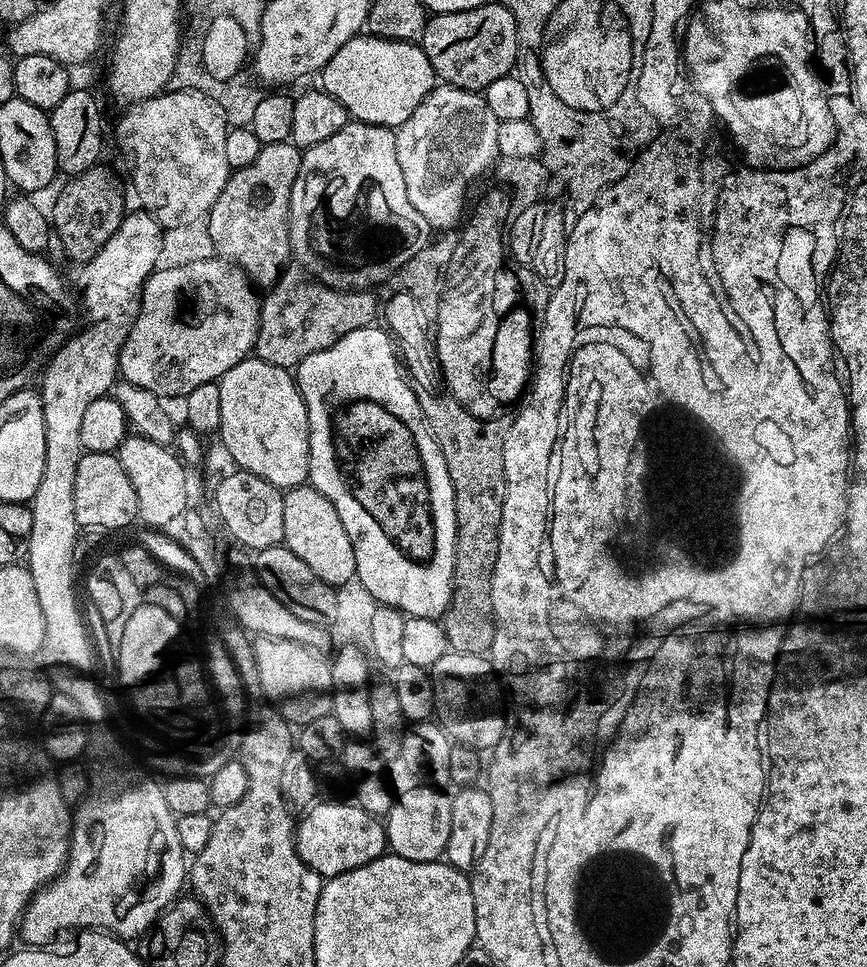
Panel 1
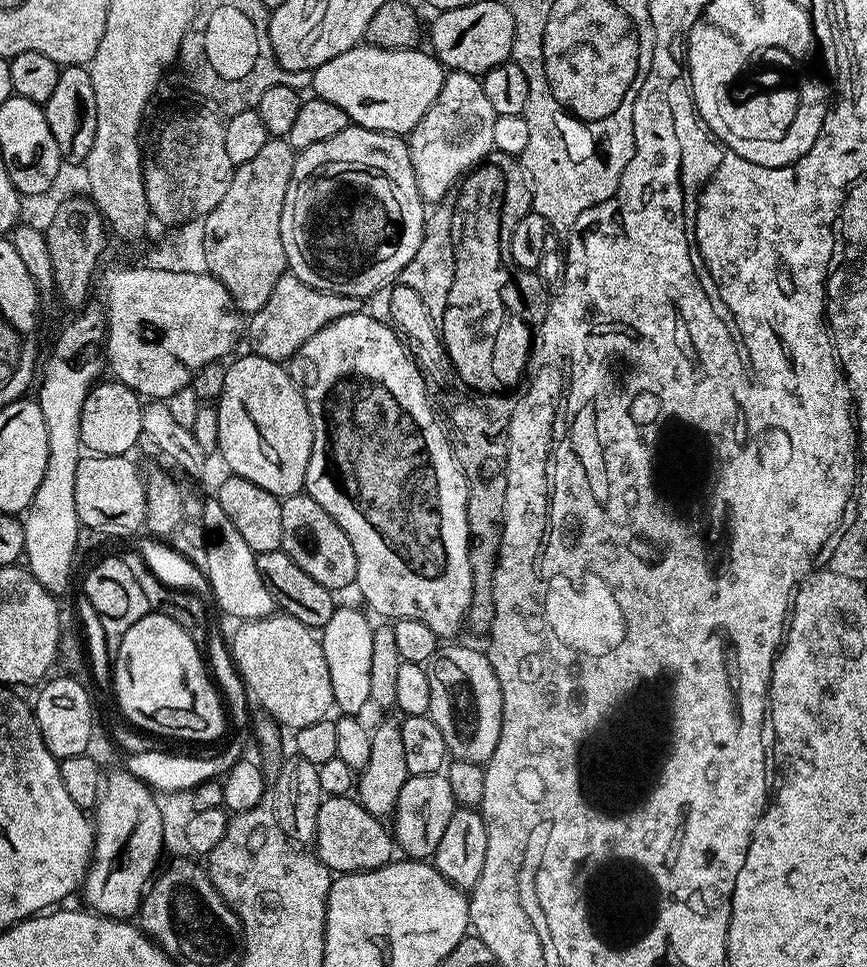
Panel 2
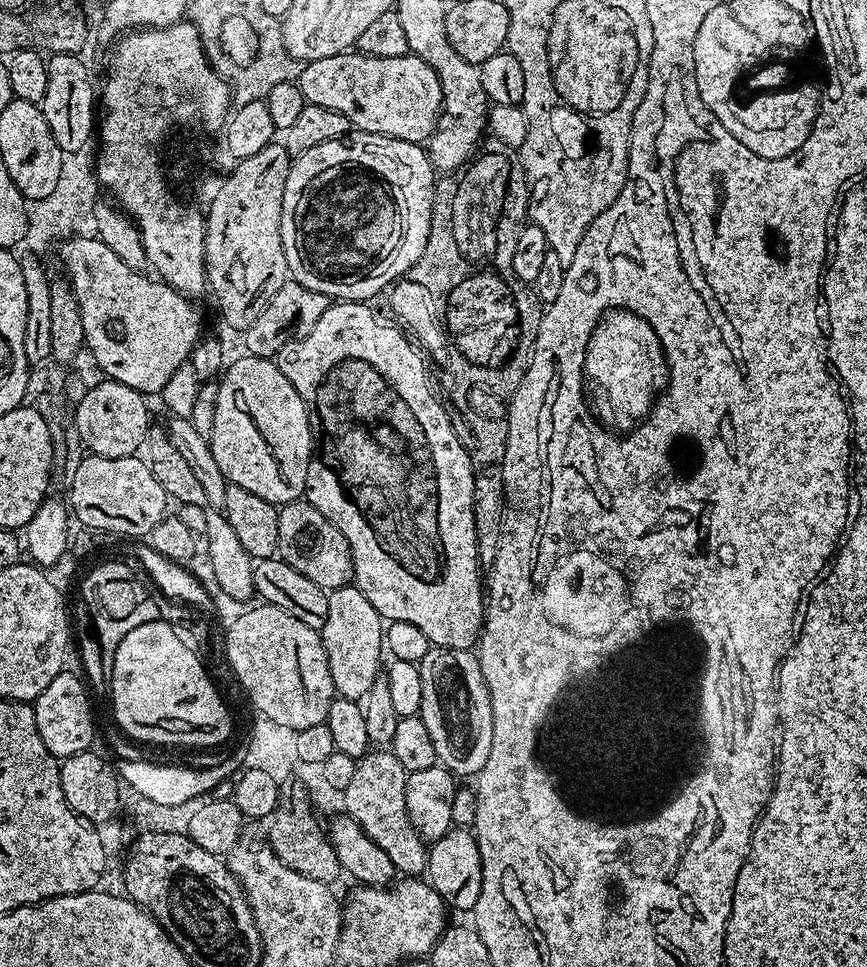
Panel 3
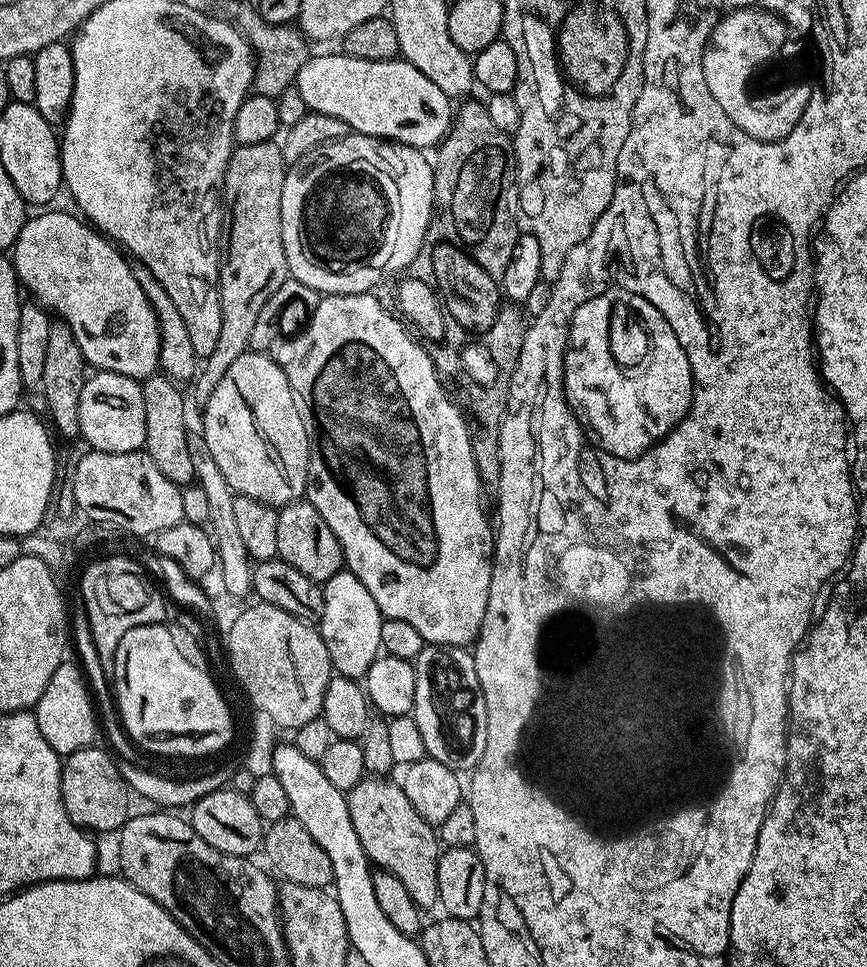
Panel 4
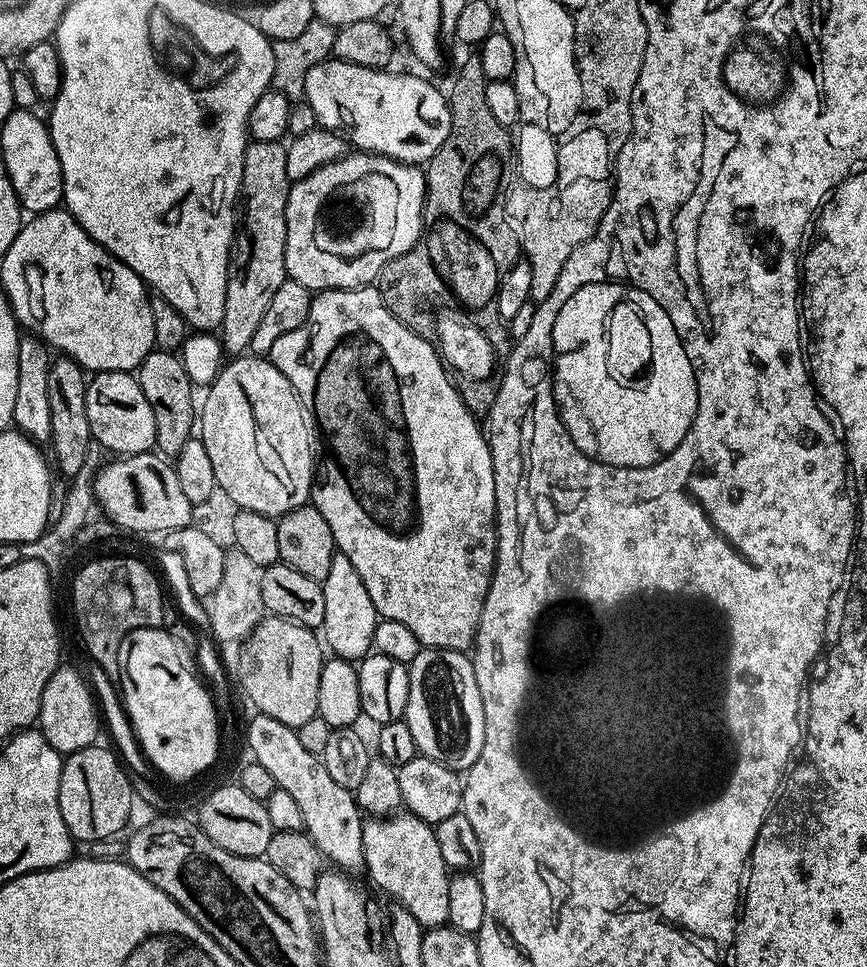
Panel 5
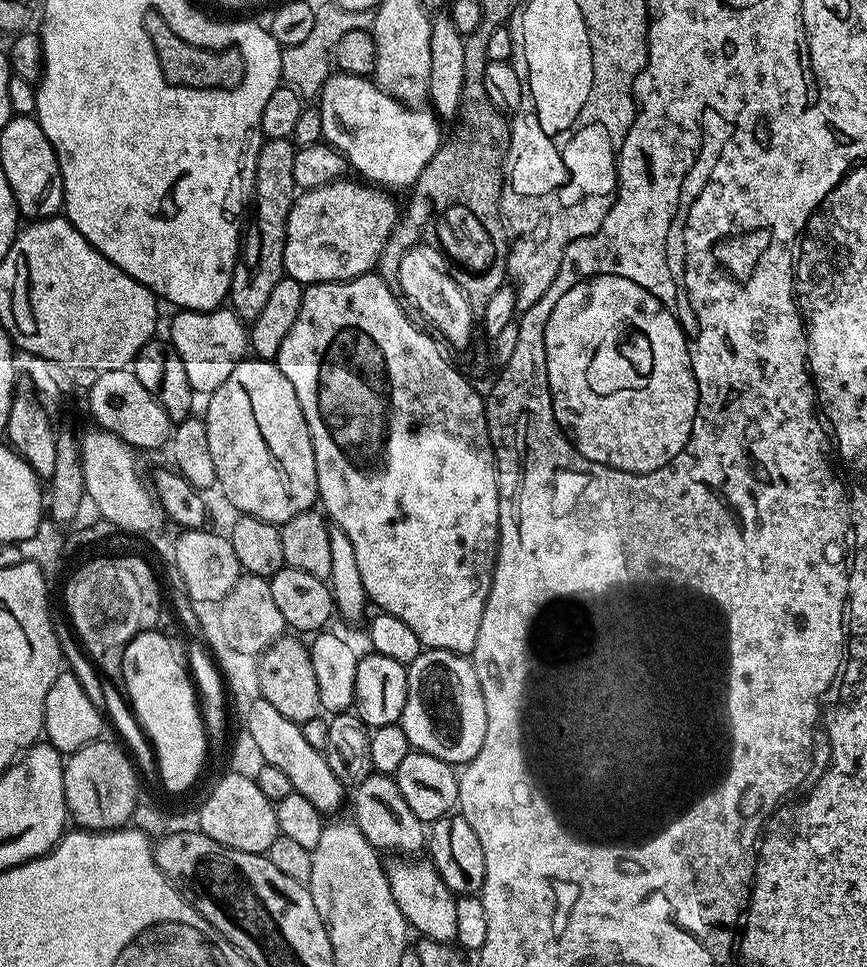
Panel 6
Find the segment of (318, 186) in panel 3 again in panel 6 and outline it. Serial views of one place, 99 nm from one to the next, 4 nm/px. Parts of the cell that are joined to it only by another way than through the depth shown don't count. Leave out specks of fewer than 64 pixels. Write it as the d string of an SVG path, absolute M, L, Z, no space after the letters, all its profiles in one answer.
M356 178L335 180L309 192L301 191L286 222L285 273L305 286L369 275L377 267L398 219L398 204L396 208L387 195L391 196Z

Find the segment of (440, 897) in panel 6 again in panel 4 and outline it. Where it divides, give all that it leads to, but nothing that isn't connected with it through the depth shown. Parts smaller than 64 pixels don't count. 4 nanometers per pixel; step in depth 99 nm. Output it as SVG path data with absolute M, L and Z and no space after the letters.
M365 778L346 793L350 822L354 822L358 842L362 842L362 850L366 850L369 861L377 869L394 874L394 878L406 886L417 908L435 909L440 899L438 862L442 851L437 829L425 822L414 806L410 806L410 798L406 798L399 783L388 782L384 778Z

